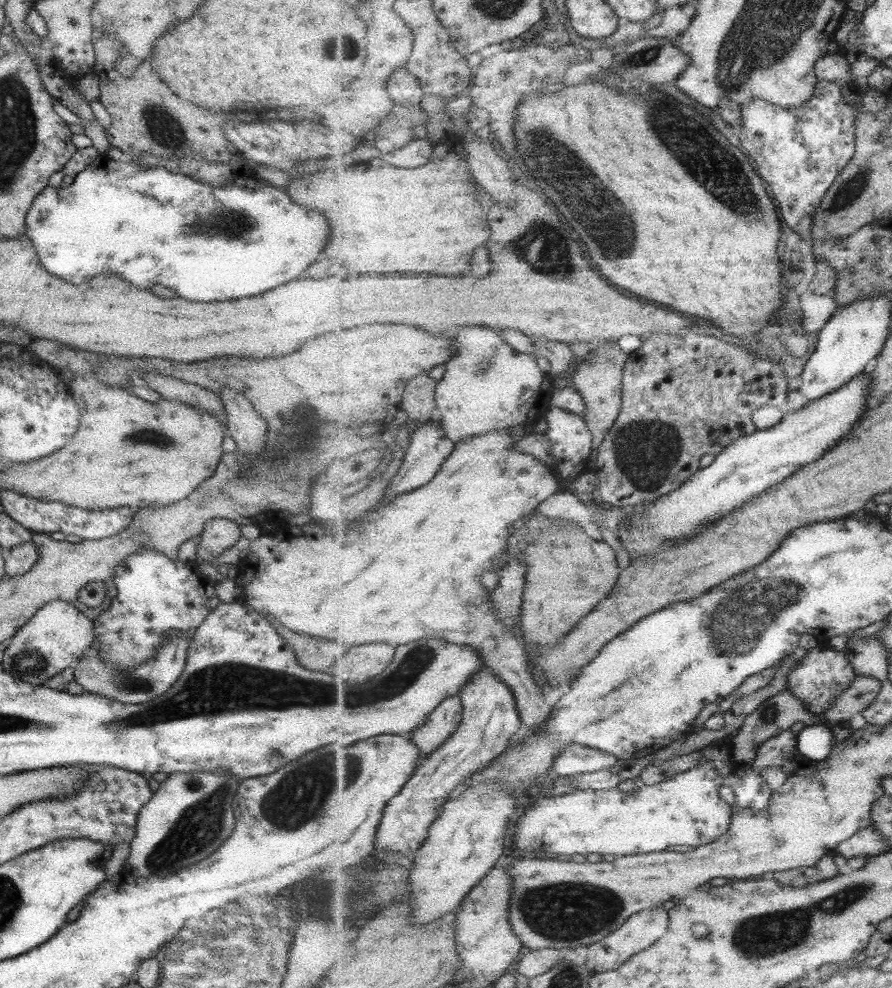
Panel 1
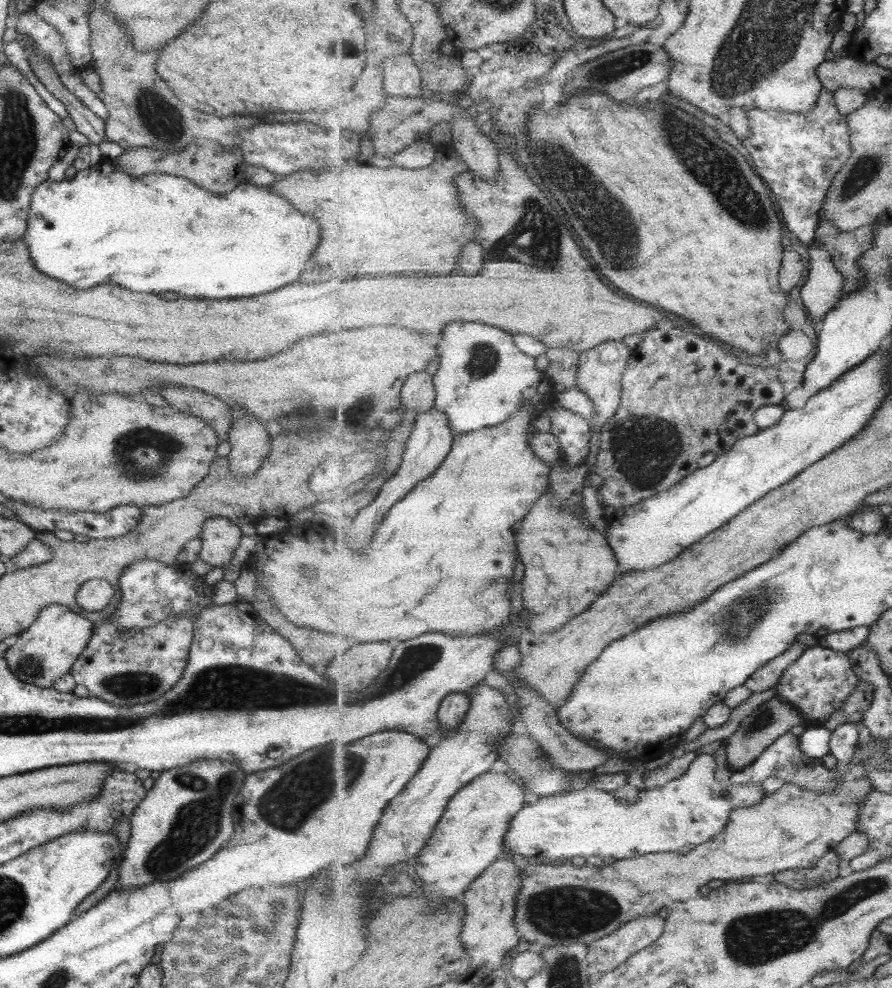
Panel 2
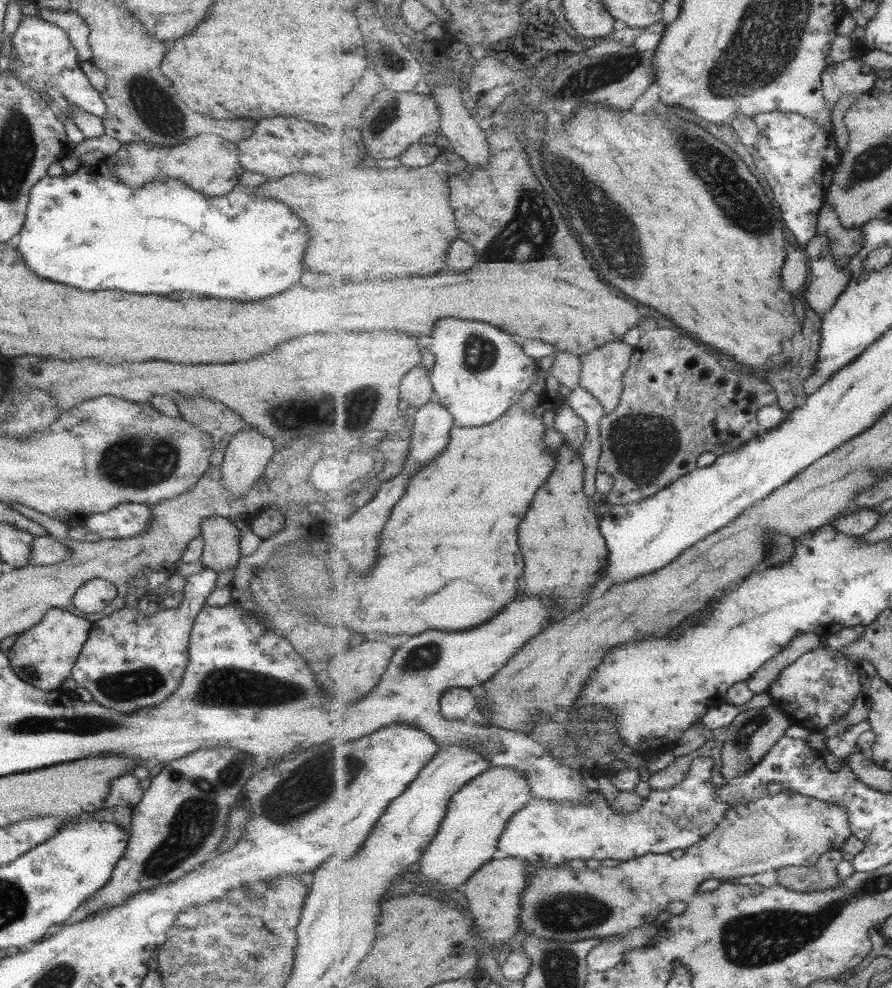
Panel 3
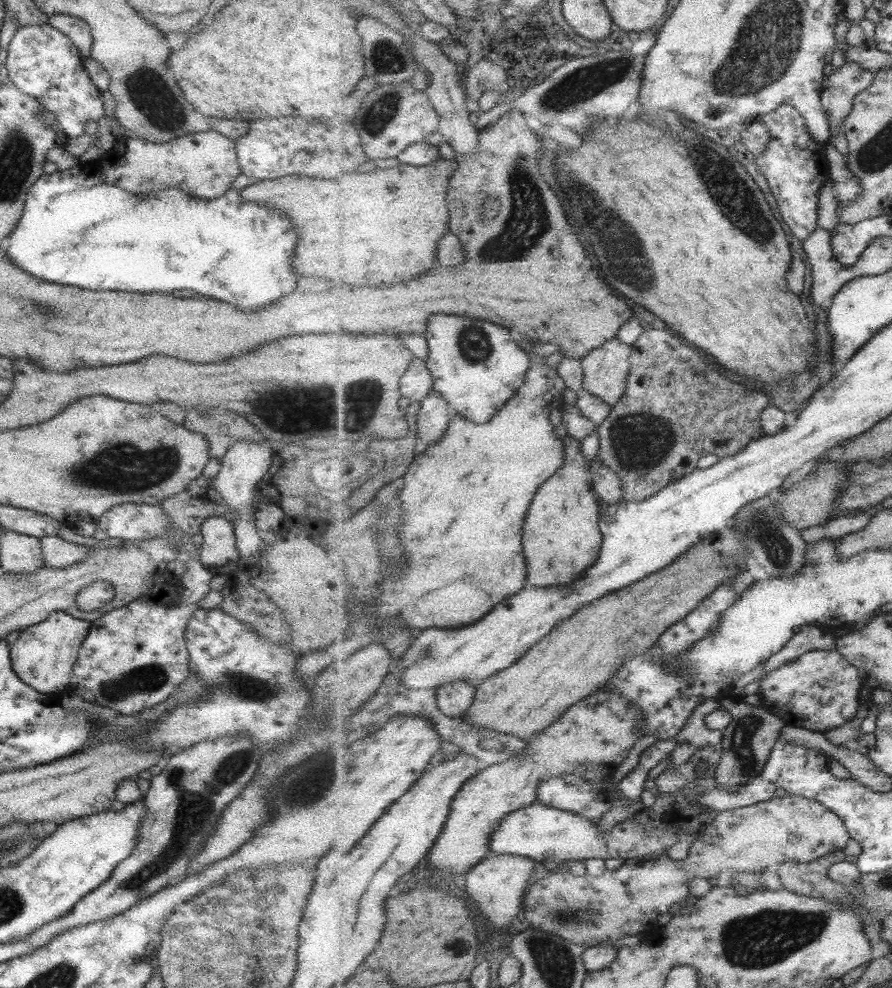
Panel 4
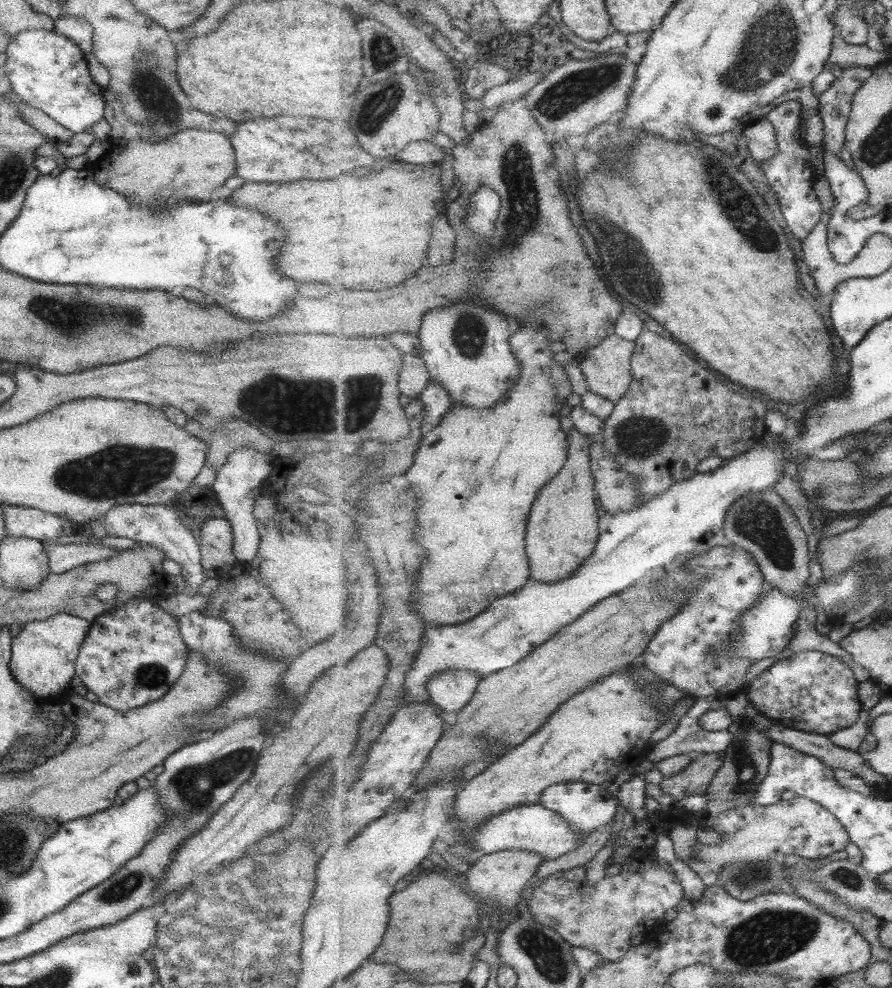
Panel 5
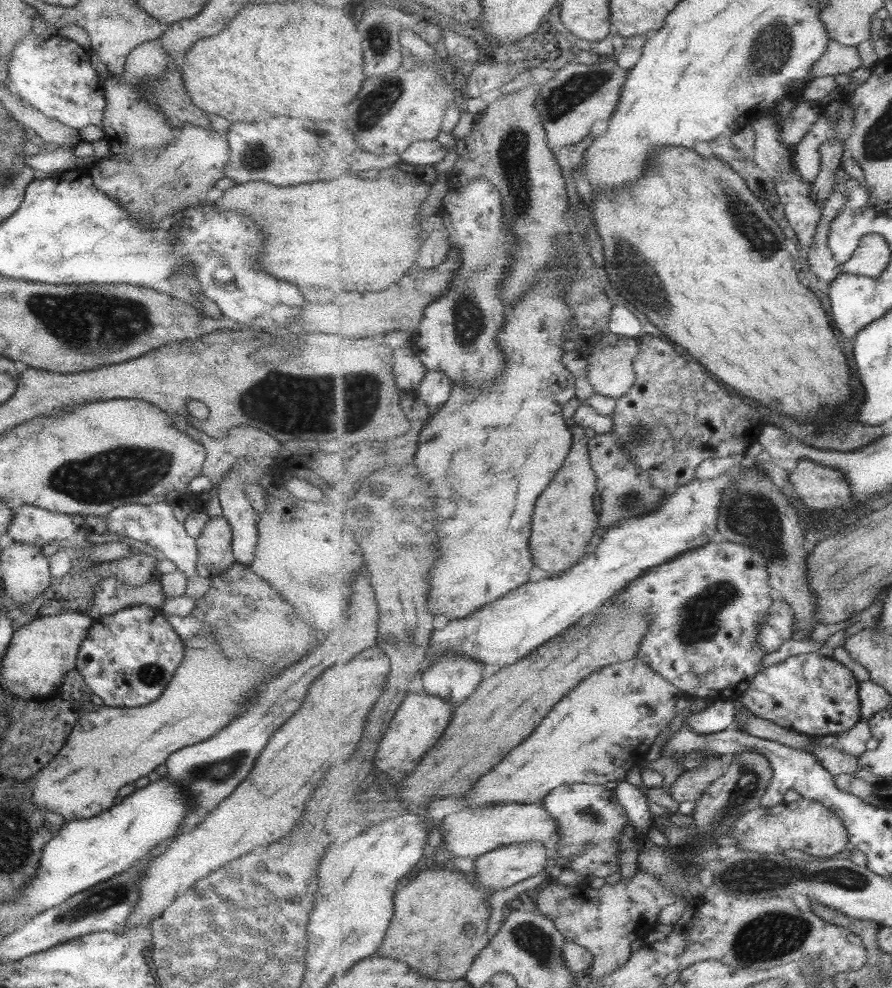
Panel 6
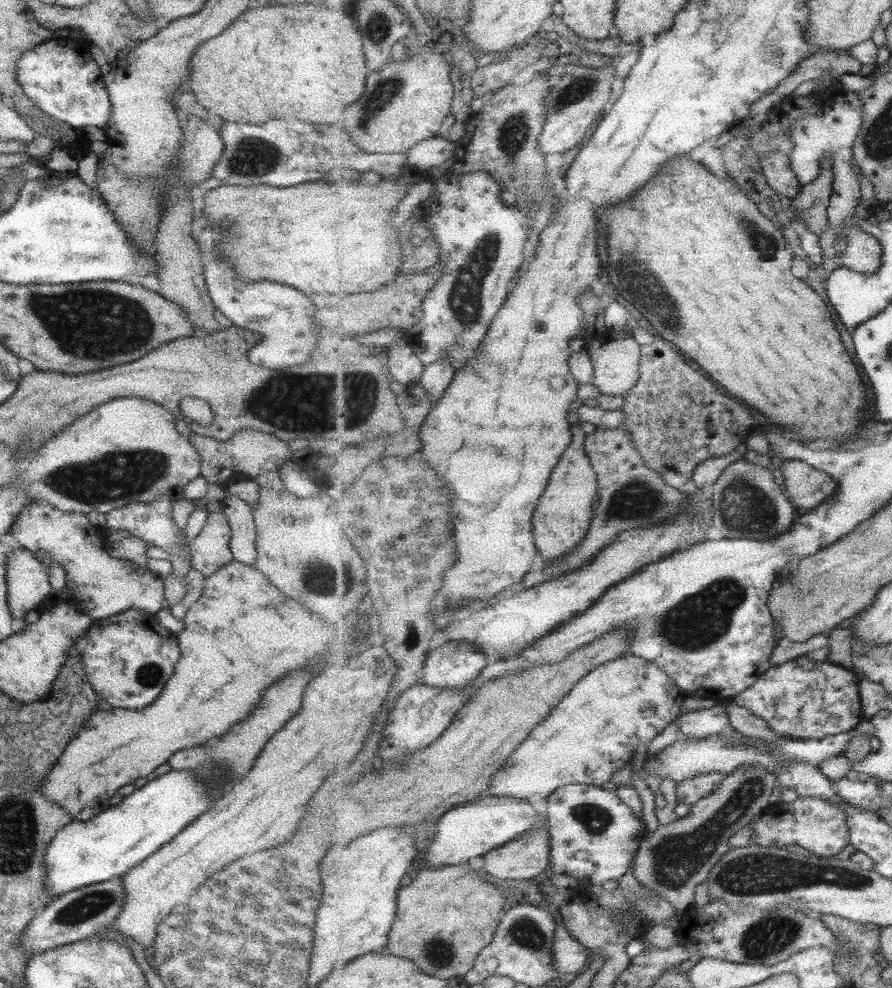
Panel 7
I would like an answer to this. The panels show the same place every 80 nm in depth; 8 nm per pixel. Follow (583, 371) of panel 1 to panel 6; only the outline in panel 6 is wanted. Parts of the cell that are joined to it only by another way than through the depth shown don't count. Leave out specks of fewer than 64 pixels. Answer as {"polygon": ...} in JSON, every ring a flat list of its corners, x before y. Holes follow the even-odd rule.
{"polygon":[[605,336,585,355,588,376,597,393,621,399,636,383,634,362,640,352,639,341,625,336]]}

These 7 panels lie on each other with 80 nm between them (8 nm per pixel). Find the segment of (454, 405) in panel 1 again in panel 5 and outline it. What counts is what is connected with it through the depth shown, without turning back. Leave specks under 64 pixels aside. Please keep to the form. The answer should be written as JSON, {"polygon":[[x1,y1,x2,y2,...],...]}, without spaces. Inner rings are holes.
{"polygon":[[457,302,457,304,451,304,449,308,435,308,427,312,424,320,421,331,417,333,423,345,423,353,420,357,431,371,430,377,447,388,453,402,487,408,487,406,493,406,507,390,516,385,521,374,521,363,513,354,513,347,509,345,511,328,503,314,499,314,497,310,479,306,475,302]]}

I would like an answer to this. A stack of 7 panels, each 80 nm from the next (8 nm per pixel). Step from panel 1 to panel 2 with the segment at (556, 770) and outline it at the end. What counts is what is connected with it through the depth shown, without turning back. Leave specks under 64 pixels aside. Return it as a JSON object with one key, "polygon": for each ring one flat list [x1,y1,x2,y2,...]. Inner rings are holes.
{"polygon":[[525,405,521,407,521,412,517,412,517,416,513,416,513,420,507,420,505,424,501,424,501,426,497,426,497,428,483,428,483,430,477,430,477,432,464,432,463,434,455,433,454,434,454,443,451,449,451,452,447,455,447,458,444,460,444,463,440,466,439,469,436,470,435,474,428,476,423,482,419,483,407,496,404,496,397,504,393,505,393,508,389,509,389,512,385,515,385,520,381,522,381,526,379,526,379,530,377,530,377,534,373,536,373,542,371,542,371,546,369,548,365,548,363,550,363,554,347,554,347,552,331,552,331,554,317,554,317,550,313,548,313,544,308,544,307,546,311,546,309,550,305,548,305,542,303,540,299,540,299,537,289,537,285,540,276,539,275,536,260,538,256,541,255,549,253,551,253,554,249,556,249,559,244,562,244,565,246,566,246,569,252,572,255,575,256,578,256,584,255,586,263,587,264,591,270,596,271,602,274,604,275,607,279,608,281,610,281,614,289,622,293,622,293,624,297,624,297,626,307,626,307,628,312,628,316,631,326,632,330,635,337,635,337,636,351,636,351,638,357,638,353,644,357,644,357,642,375,642,375,640,393,640,393,638,397,638,397,640,401,641,408,641,412,638,415,638,416,636,421,636,424,634,429,634,430,632,442,632,445,634,448,634,449,636,454,637,460,637,460,636,469,636,471,635,496,635,497,633,500,634,500,637,504,638,504,642,502,642,502,645,504,648,502,648,497,653,496,658,496,669,499,670,500,674,502,676,505,676,507,680,515,681,516,682,516,692,520,696,520,708,519,708,519,714,521,721,524,723,524,726,526,727,526,730,528,731,528,737,534,742,537,743,548,755,548,759,551,760,551,764,555,764,557,768,563,770,563,772,573,772,573,774,579,774,581,772,585,771,593,771,597,766,601,766,602,764,605,764,607,760,611,759,611,756,607,756,607,753,605,751,601,751,597,749,597,747,593,747,592,743,585,742,585,740,578,739,576,736,573,736,571,734,571,731,569,729,566,729,560,721,559,715,558,715,558,709,553,706,538,690,535,690,530,684,526,684,526,682,522,682,522,680,518,680,516,676,514,676,514,672,516,671,517,667,520,667,521,661,522,661,522,654,520,651,519,644,517,642,517,637,510,636,508,634,508,624,512,622,512,616,511,616,511,600,509,600,509,594,507,593,507,590,510,588,510,582,512,582,511,578,513,578,513,574,515,574,515,564,517,564,517,556,519,555,518,548,516,547,516,533,513,534,513,526,519,522,519,520,523,520,527,514,529,514,529,510,533,508,533,504,545,494,545,492,548,491,549,485,550,485,550,475,552,472,552,465,546,462,543,462,533,450,531,450,531,446,529,446,529,440,533,438,533,434,535,432,538,432,538,430,535,430,535,426,531,424,531,406],[307,564,307,568,313,568,315,570,315,578,313,580,305,580,303,576,301,576,302,572,299,572,303,566]]}

